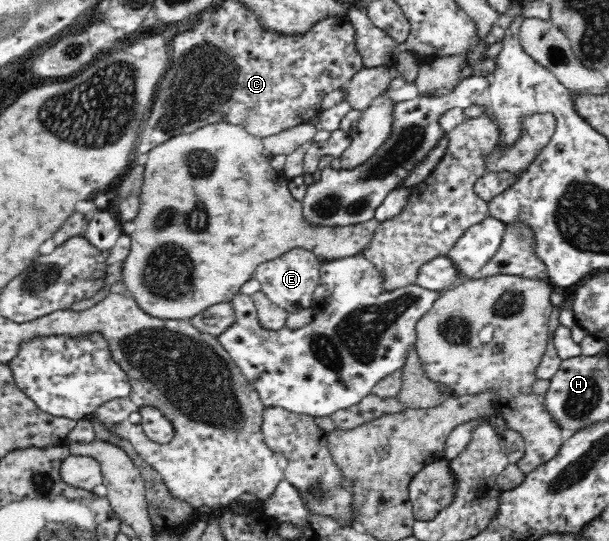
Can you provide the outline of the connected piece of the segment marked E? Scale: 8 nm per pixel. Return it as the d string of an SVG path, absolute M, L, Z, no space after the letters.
M296 246L296 248L280 254L278 258L258 266L253 278L260 282L261 291L276 306L294 314L311 308L315 298L316 287L320 282L320 269L323 263L324 261L312 251Z

